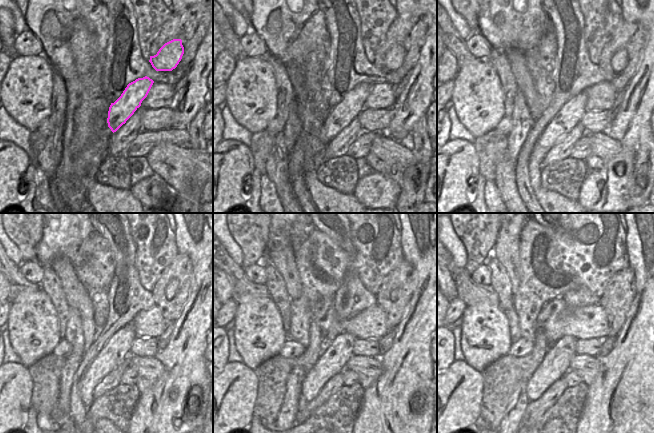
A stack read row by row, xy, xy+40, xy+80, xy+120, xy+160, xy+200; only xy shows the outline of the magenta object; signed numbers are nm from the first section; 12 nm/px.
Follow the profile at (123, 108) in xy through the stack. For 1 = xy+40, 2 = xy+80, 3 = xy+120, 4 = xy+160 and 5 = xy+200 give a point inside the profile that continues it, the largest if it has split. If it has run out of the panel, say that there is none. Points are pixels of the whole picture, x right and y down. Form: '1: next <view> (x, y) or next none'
1: next xy+40 (343, 113)
2: next xy+80 (571, 113)
3: next xy+120 (111, 356)
4: next xy+160 (333, 361)
5: next xy+200 (556, 362)

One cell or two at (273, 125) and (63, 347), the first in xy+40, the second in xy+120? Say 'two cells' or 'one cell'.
one cell

